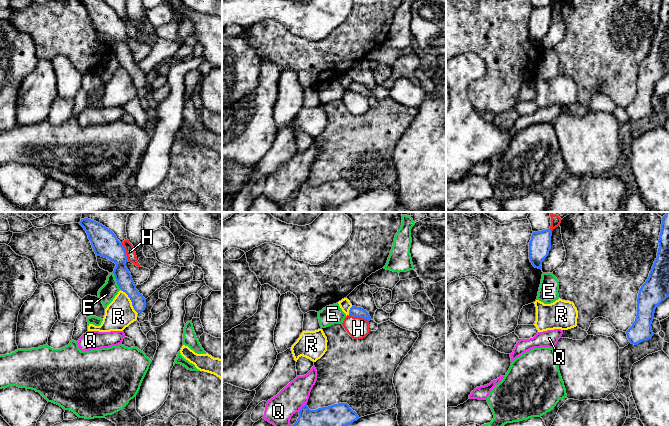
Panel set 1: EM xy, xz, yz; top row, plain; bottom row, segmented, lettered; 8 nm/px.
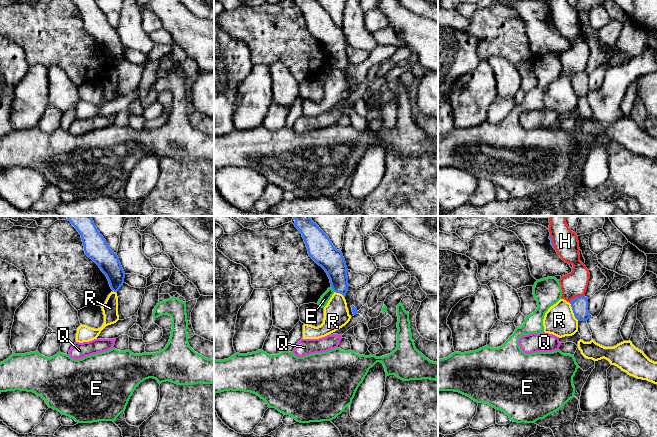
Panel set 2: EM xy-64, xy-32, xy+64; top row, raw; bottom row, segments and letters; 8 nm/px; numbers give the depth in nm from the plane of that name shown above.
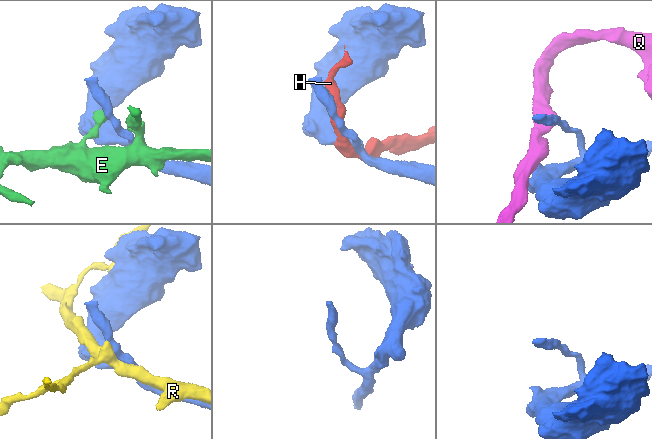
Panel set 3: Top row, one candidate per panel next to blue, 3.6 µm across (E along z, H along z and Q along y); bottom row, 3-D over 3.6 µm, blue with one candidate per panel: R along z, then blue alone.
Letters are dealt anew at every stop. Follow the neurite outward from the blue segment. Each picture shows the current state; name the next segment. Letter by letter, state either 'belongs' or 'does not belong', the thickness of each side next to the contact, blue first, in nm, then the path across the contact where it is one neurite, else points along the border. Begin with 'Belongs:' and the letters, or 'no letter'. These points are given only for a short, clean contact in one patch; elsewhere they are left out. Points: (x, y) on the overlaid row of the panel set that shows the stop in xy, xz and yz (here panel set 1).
Belongs: no letter
E: does not belong; calibres 160 and 140 nm; border xy (112, 273), (120, 289)
H: does not belong; calibres 90 and 180 nm
Q: does not belong; calibres 160 and 220 nm; border xz (306, 403), (298, 411)
R: does not belong; calibres 130 and 240 nm

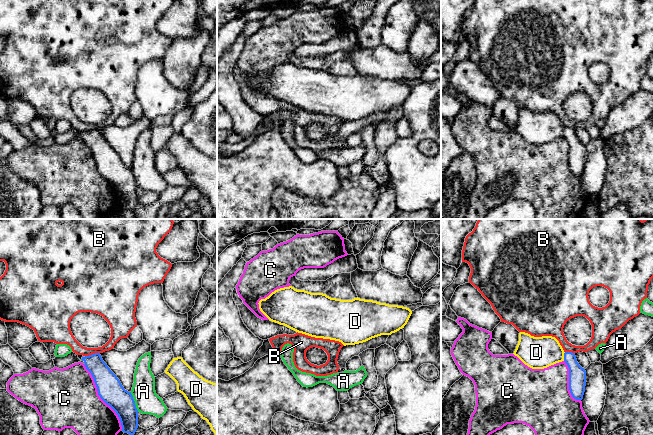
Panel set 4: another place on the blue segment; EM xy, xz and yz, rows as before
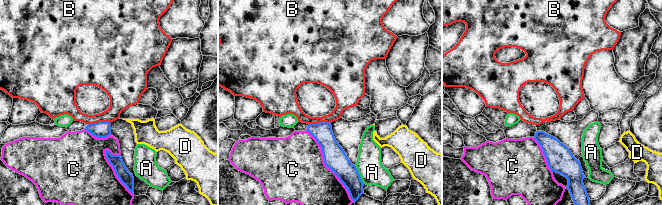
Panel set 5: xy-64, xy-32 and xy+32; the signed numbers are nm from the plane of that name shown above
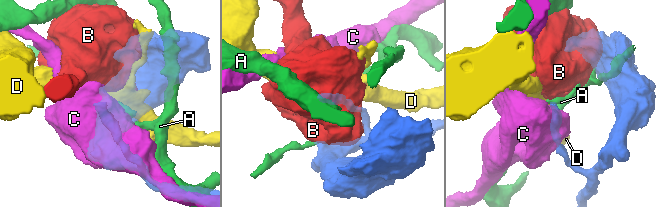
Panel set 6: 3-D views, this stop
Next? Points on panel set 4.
Belongs: no letter
A: does not belong; calibres 200 and 190 nm; border xy (130, 392), (138, 411)
B: does not belong; calibres 180 and 110 nm; border xy (99, 352), (85, 356)
C: does not belong; calibres 200 and 460 nm
D: does not belong; calibres 140 and 260 nm; border yz (565, 352), (563, 360)

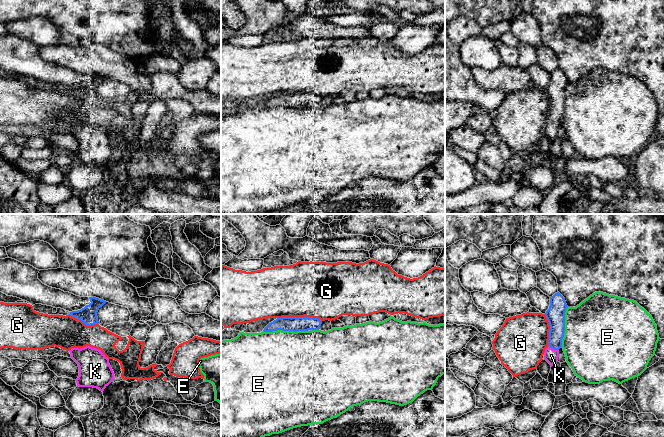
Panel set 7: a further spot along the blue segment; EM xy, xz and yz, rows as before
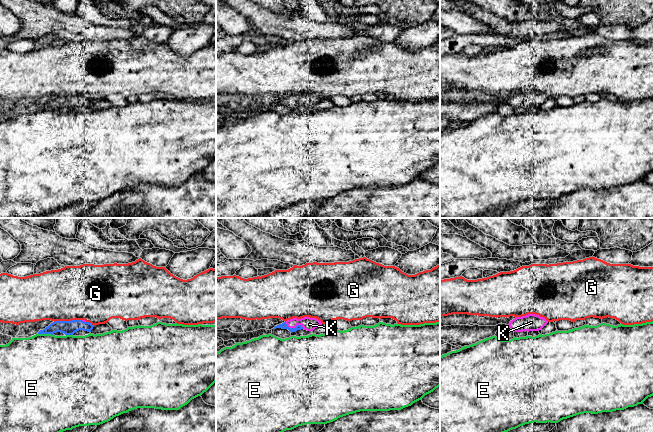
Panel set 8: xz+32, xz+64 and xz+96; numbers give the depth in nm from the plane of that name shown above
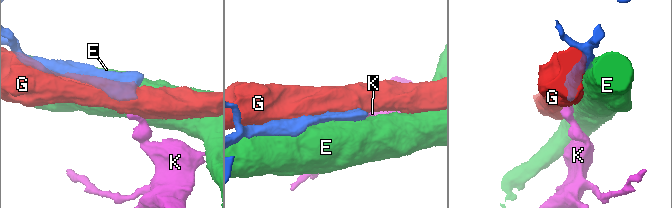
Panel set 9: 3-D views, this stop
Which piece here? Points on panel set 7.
Belongs: K
E: does not belong; calibres 120 and 500 nm
G: does not belong; calibres 120 and 440 nm
K: belongs; calibres 140 and 110 nm

